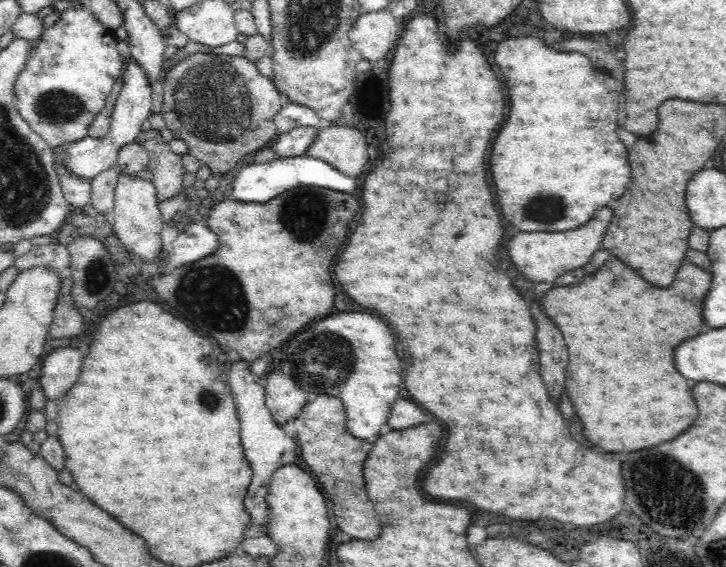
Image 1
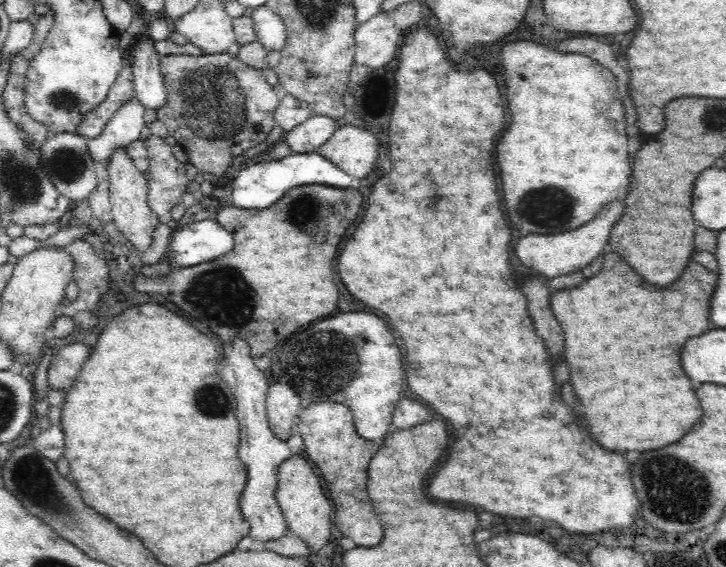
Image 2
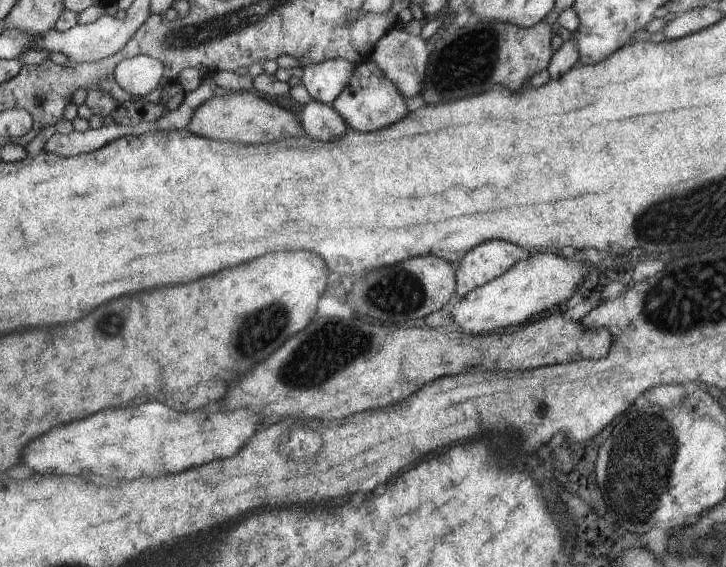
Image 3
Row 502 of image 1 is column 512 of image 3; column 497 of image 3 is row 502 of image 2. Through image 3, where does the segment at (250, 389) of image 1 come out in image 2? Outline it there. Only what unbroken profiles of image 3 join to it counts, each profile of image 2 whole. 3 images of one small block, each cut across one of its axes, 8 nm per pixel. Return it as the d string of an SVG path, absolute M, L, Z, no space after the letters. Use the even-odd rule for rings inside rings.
M240 340L234 342L234 352L230 358L224 360L224 368L220 372L222 380L230 386L230 390L236 396L236 418L244 420L244 426L240 426L244 432L240 432L240 458L244 460L248 468L248 484L242 494L240 506L244 512L244 518L250 524L250 538L269 542L272 539L280 539L288 532L288 524L285 523L285 516L276 501L277 468L285 460L294 455L287 441L278 439L272 432L268 422L266 410L266 397L269 390L268 382L264 374L260 372L250 356L249 344Z

